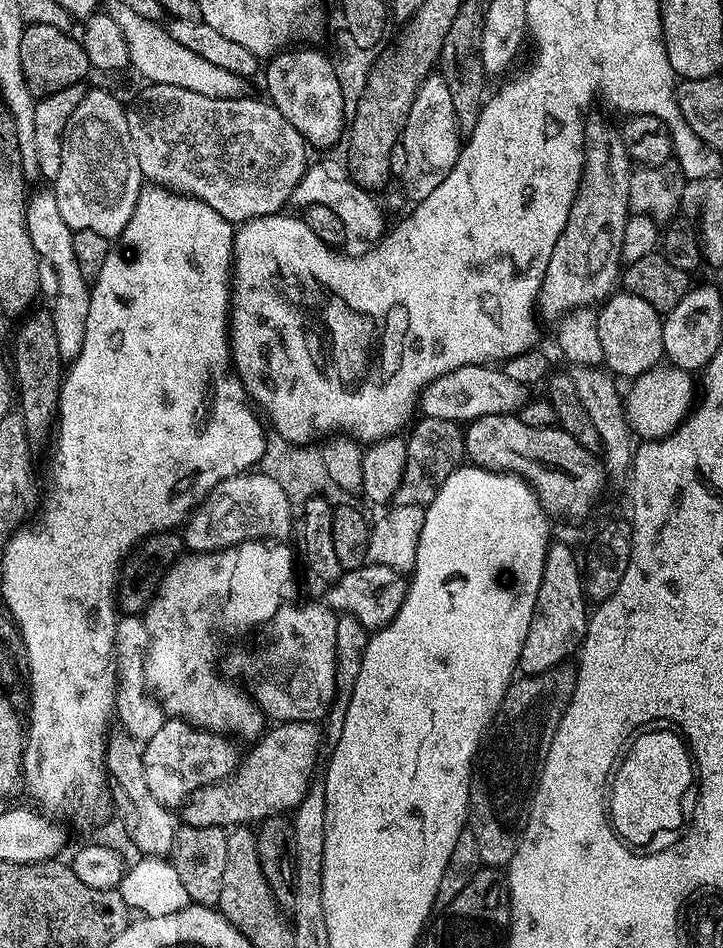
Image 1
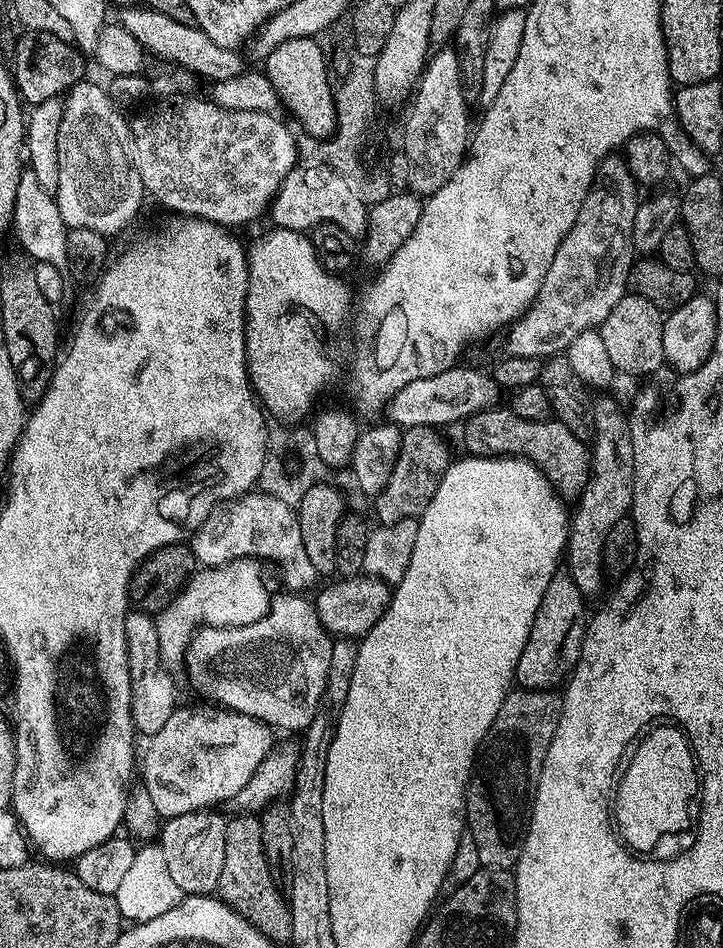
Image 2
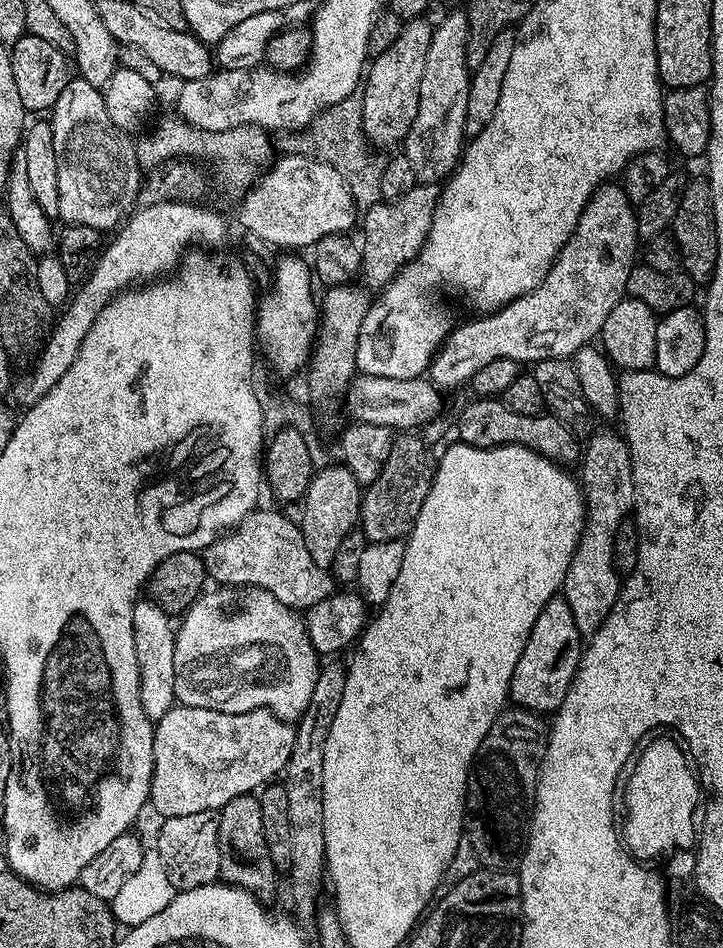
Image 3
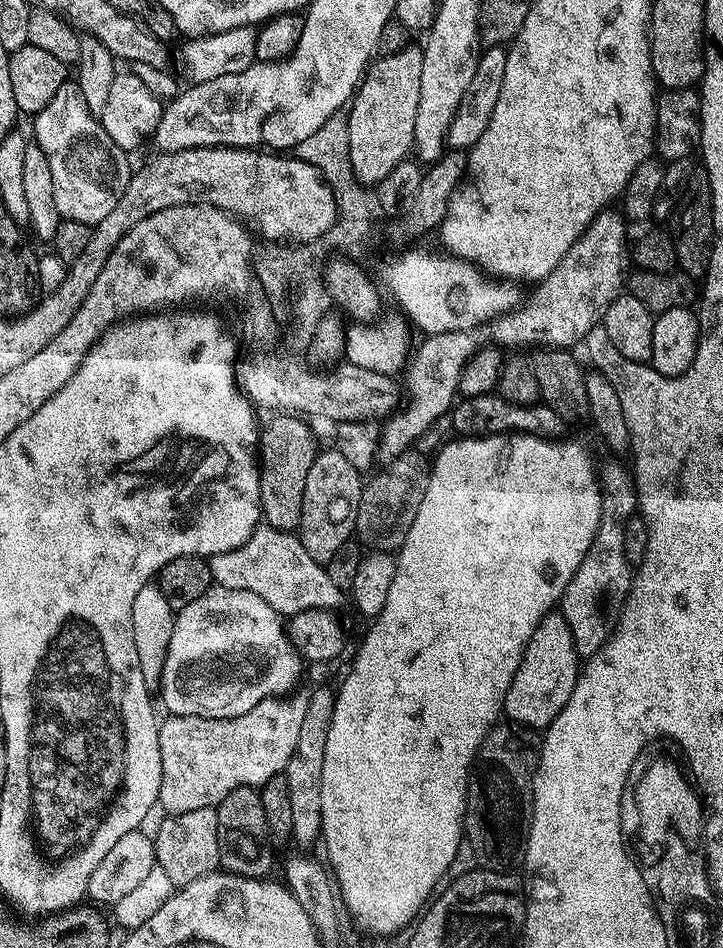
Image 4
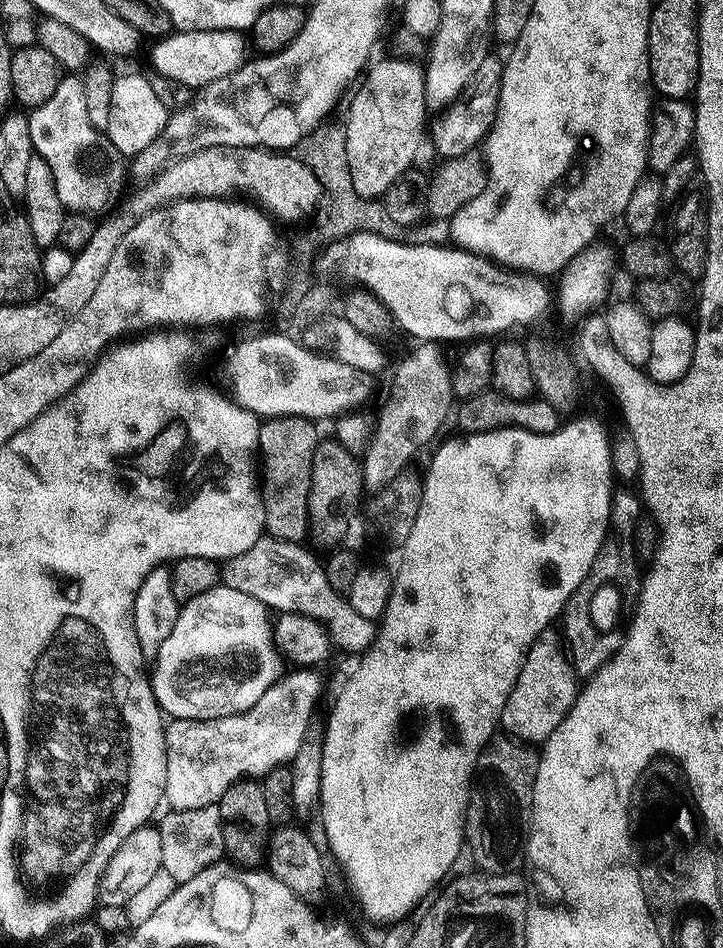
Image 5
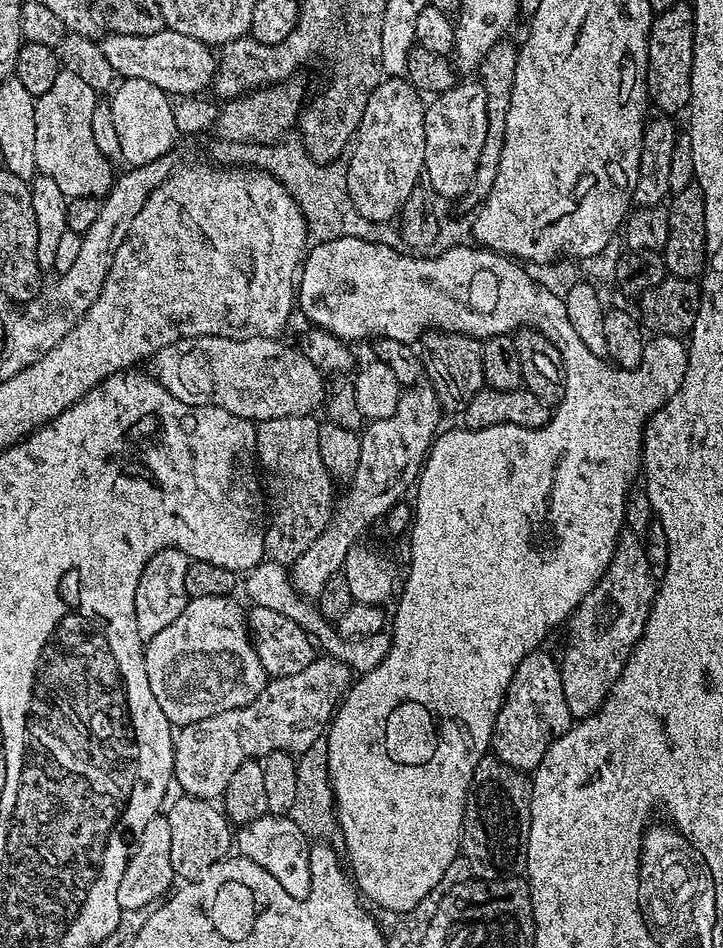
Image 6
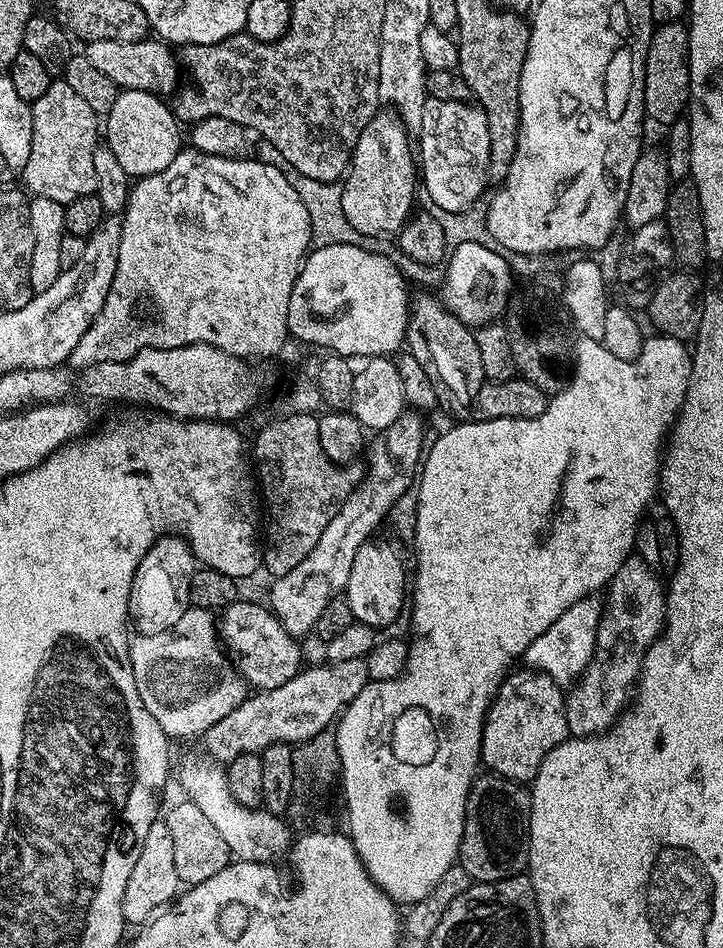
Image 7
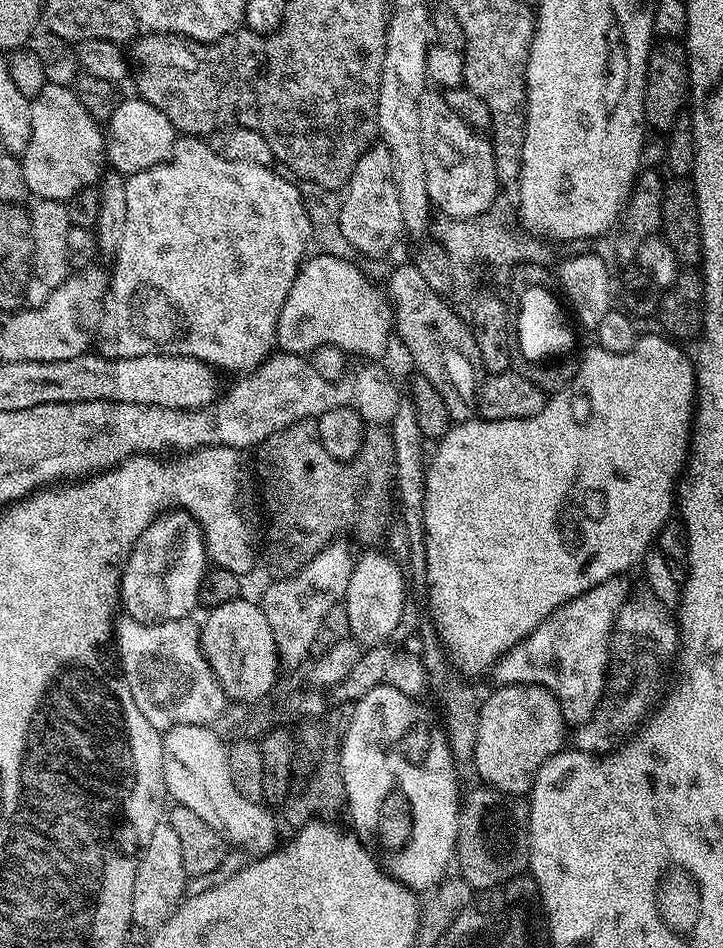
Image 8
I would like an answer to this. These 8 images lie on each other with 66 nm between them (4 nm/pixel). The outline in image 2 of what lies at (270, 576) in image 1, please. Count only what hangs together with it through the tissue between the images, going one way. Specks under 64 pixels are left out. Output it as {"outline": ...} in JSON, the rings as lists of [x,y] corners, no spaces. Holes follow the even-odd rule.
{"outline":[[[233,560],[221,568],[201,567],[184,586],[184,591],[169,602],[155,617],[158,630],[160,657],[165,665],[179,665],[196,629],[204,626],[232,628],[236,624],[258,622],[268,612],[270,591],[264,581],[264,572],[257,561]]]}

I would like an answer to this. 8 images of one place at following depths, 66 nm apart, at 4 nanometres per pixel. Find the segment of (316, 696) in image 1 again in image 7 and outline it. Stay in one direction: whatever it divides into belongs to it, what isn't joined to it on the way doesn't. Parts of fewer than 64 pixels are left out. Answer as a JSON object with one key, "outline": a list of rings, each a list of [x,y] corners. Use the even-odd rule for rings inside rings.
{"outline":[[[189,606],[182,614],[182,618],[178,618],[178,622],[174,622],[174,626],[170,626],[170,630],[162,630],[158,634],[150,634],[149,636],[137,635],[128,646],[128,661],[132,667],[134,674],[134,682],[138,686],[138,694],[142,698],[142,704],[146,706],[146,710],[150,710],[150,714],[154,714],[154,722],[158,722],[158,726],[162,726],[162,730],[170,738],[176,736],[196,736],[208,731],[210,726],[214,726],[214,722],[222,722],[222,718],[226,718],[226,714],[230,714],[230,710],[234,710],[249,695],[250,688],[246,683],[243,675],[235,667],[228,665],[229,657],[226,655],[225,649],[222,647],[220,633],[218,631],[218,620],[209,609]]]}

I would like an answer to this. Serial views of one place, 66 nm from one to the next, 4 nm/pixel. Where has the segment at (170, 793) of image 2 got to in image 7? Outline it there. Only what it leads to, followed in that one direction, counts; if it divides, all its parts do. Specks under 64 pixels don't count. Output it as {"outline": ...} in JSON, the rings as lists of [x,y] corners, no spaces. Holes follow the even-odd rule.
{"outline":[[[365,657],[323,663],[318,668],[301,667],[290,682],[282,682],[282,686],[274,690],[249,695],[237,708],[230,710],[222,722],[214,722],[214,726],[203,733],[207,751],[217,761],[227,762],[247,752],[259,754],[271,744],[299,745],[331,727],[340,712],[370,682],[370,674]]]}

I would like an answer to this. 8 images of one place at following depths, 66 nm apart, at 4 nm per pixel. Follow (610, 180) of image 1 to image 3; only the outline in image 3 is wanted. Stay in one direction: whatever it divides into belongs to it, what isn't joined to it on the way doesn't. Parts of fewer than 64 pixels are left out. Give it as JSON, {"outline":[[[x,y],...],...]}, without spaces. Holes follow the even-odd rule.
{"outline":[[[619,183],[601,184],[586,202],[578,218],[578,226],[570,234],[566,246],[562,246],[546,278],[536,289],[491,314],[477,315],[477,320],[457,323],[453,327],[448,333],[448,339],[441,344],[440,351],[432,358],[432,383],[441,390],[456,388],[459,384],[467,385],[472,376],[478,374],[478,370],[482,370],[482,366],[486,366],[486,362],[492,362],[494,358],[510,358],[519,360],[521,365],[532,366],[537,360],[572,358],[580,348],[591,345],[600,335],[606,314],[614,310],[615,304],[623,300],[628,291],[628,279],[638,260],[636,211],[633,201],[628,199]]]}

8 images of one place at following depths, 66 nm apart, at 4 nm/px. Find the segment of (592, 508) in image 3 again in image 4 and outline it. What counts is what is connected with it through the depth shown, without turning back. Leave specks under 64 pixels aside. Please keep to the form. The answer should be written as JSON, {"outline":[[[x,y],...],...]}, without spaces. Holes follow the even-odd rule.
{"outline":[[[612,461],[616,462],[602,464],[598,474],[603,494],[603,512],[594,542],[586,558],[579,564],[558,605],[567,625],[570,626],[577,655],[584,660],[595,656],[607,640],[608,629],[606,630],[602,616],[603,606],[608,598],[607,592],[627,593],[634,575],[632,565],[625,556],[625,526],[638,508],[635,481],[631,471],[627,471],[618,463],[620,461]]]}

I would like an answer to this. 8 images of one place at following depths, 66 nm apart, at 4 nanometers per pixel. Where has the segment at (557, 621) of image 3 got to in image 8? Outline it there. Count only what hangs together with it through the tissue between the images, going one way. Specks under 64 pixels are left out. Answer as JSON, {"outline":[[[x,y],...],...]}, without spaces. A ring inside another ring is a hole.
{"outline":[[[502,684],[493,687],[488,697],[480,700],[478,714],[478,738],[474,742],[472,764],[481,776],[483,783],[499,792],[508,792],[511,796],[524,796],[531,793],[532,783],[536,780],[538,770],[554,753],[561,751],[564,744],[566,721],[556,695],[537,684]]]}

